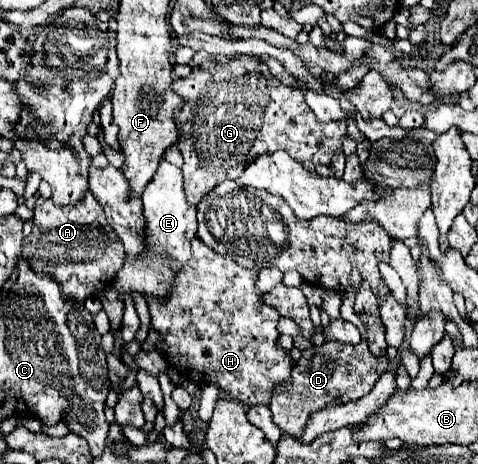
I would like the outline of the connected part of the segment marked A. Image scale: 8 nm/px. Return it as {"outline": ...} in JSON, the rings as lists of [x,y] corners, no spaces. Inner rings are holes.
{"outline":[[[84,193],[84,199],[76,205],[54,205],[52,199],[38,199],[34,209],[34,227],[30,237],[24,239],[22,257],[40,271],[40,275],[54,275],[62,283],[66,297],[84,301],[86,297],[100,295],[116,277],[124,265],[124,247],[118,237],[106,237],[106,217],[92,195]]]}

